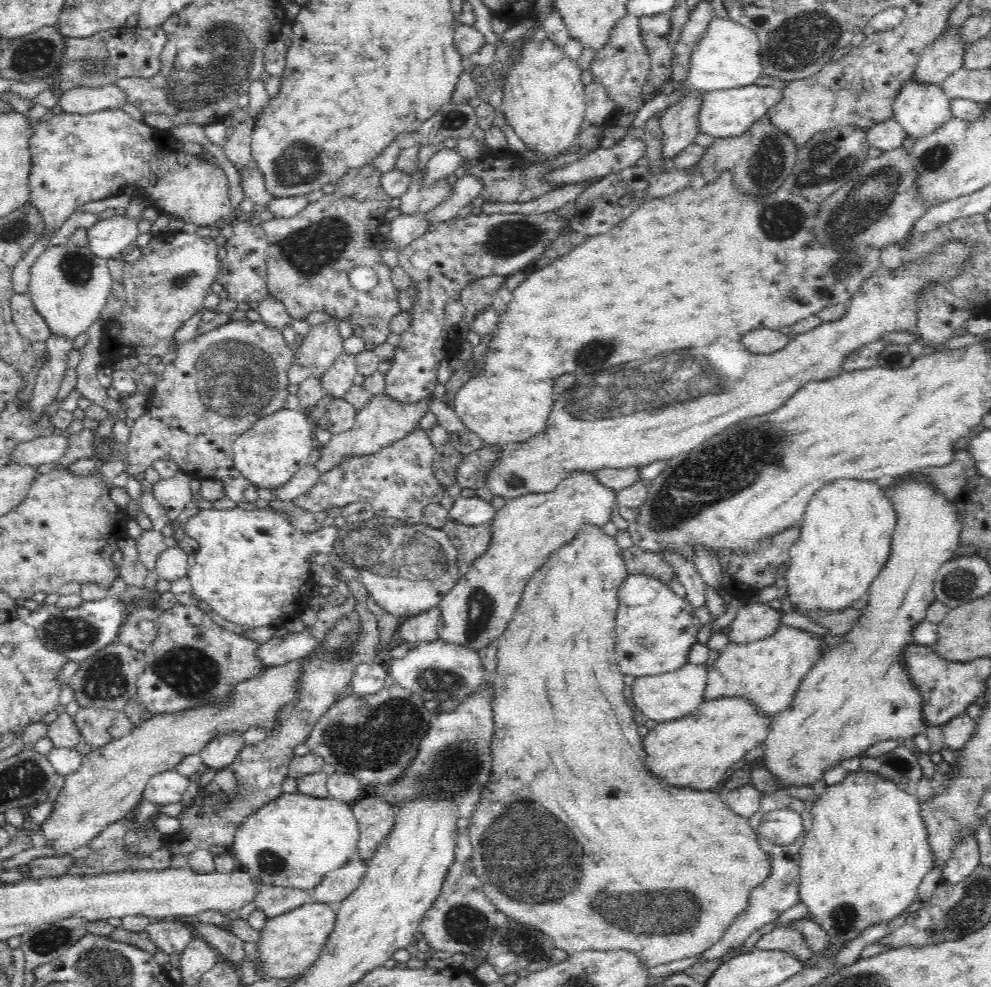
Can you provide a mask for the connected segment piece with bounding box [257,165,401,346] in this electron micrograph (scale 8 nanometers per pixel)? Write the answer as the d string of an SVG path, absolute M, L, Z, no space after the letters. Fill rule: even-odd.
M372 165L349 170L337 183L333 194L324 195L316 202L309 203L299 214L291 218L276 217L257 223L265 231L269 252L267 255L268 296L284 303L293 319L306 320L312 312L327 312L350 324L353 335L374 346L385 343L391 332L391 321L400 311L399 288L393 283L391 270L384 263L374 243L378 239L380 226L386 222L386 212L393 200L381 186L380 171ZM358 267L372 267L378 284L372 290L356 290L351 285L350 272Z

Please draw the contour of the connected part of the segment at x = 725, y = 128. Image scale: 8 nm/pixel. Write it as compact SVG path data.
M751 84L735 89L712 90L701 99L698 111L699 131L710 134L714 138L736 137L744 134L753 123L764 119L768 109L780 102L782 89L778 86L760 86Z

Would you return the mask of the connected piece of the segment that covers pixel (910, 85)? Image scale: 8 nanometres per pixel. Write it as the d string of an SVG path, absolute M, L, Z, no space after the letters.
M911 77L897 94L893 119L902 125L906 136L917 141L948 122L952 117L950 102L941 85L920 83Z

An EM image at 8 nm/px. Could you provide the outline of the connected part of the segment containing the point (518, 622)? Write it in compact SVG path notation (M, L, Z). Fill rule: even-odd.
M584 524L577 530L575 538L562 548L556 549L547 560L544 566L540 566L540 570L536 570L530 582L525 584L526 590L514 614L514 620L498 638L496 654L498 668L493 679L494 693L496 693L493 698L494 770L486 790L482 792L482 800L478 802L478 808L470 824L470 840L474 844L471 859L475 873L484 883L486 896L497 906L497 910L513 921L537 926L554 942L556 949L564 950L569 955L584 950L634 950L634 954L640 954L639 958L648 968L682 960L682 958L695 957L718 943L728 927L745 911L749 906L749 895L753 887L760 886L768 878L772 870L772 861L769 854L760 846L757 832L749 819L734 813L724 802L722 795L715 790L696 792L688 788L678 790L674 786L666 786L662 779L646 768L646 752L642 748L642 736L638 734L638 726L632 715L634 707L627 695L626 678L620 671L615 653L614 634L619 590L624 579L629 575L623 550L616 543L616 539L605 533L602 526ZM586 918L590 920L602 918L604 924L590 926Z

